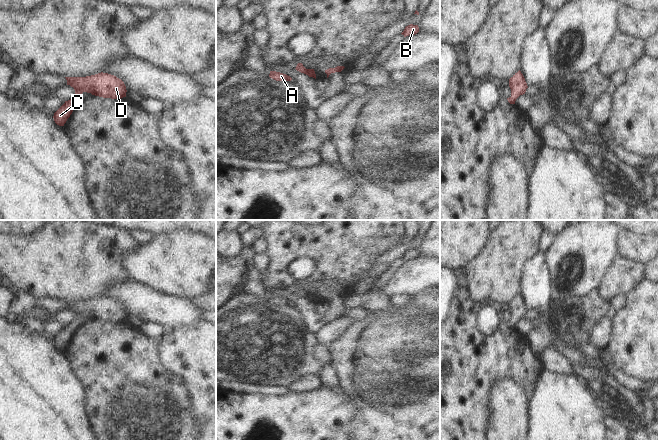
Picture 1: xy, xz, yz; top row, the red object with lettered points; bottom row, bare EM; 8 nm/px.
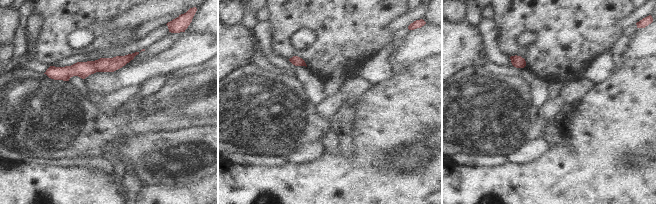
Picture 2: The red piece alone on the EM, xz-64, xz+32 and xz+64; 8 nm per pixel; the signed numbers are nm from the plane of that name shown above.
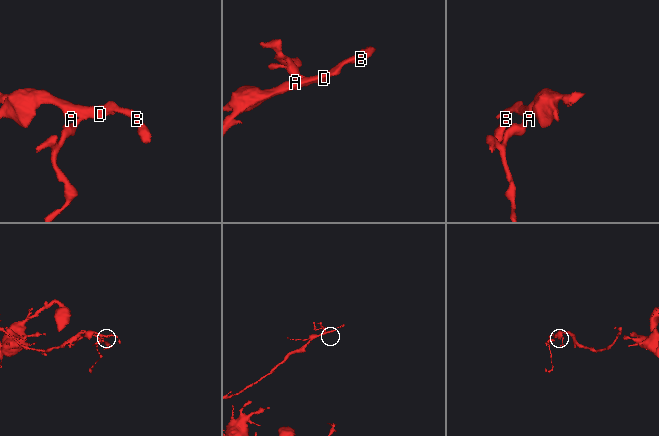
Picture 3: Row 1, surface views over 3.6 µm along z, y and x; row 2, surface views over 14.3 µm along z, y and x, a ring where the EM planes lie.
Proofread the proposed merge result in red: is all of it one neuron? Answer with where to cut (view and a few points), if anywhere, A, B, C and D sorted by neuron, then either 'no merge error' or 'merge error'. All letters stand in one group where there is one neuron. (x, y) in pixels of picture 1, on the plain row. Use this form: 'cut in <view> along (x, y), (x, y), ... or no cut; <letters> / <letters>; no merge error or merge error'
no cut; A B C D; no merge error

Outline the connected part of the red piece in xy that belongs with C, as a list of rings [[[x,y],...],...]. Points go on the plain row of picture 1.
[[[101,296],[86,301],[65,302],[67,304],[67,309],[74,312],[75,320],[72,323],[65,325],[65,327],[54,337],[54,345],[59,350],[64,350],[77,328],[82,325],[80,319],[83,316],[111,323],[126,321],[127,314],[124,306],[108,297]]]

